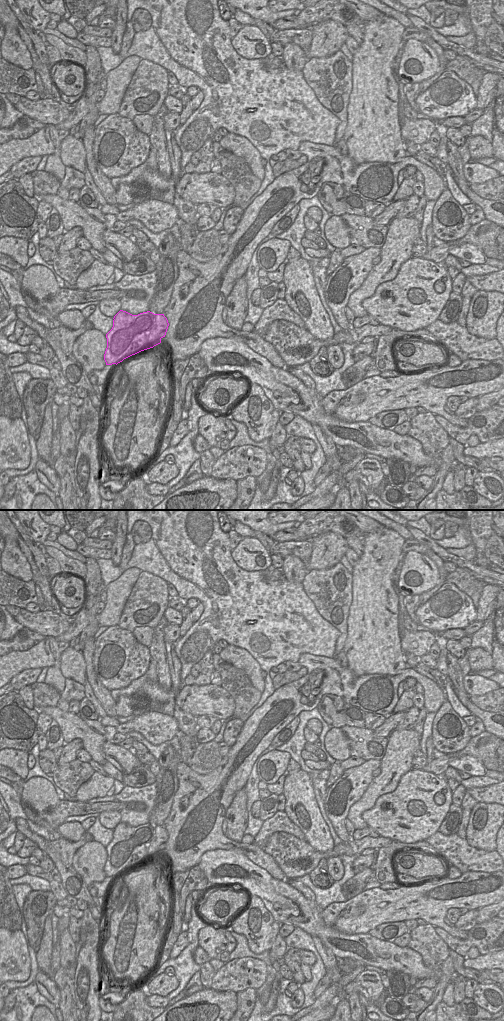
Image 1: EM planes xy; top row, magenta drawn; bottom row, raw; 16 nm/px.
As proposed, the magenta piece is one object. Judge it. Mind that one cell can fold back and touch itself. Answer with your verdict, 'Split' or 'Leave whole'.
Split

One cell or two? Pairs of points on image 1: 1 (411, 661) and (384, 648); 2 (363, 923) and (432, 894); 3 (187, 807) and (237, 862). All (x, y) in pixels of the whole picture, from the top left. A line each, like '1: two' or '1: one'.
1: two
2: one
3: two

